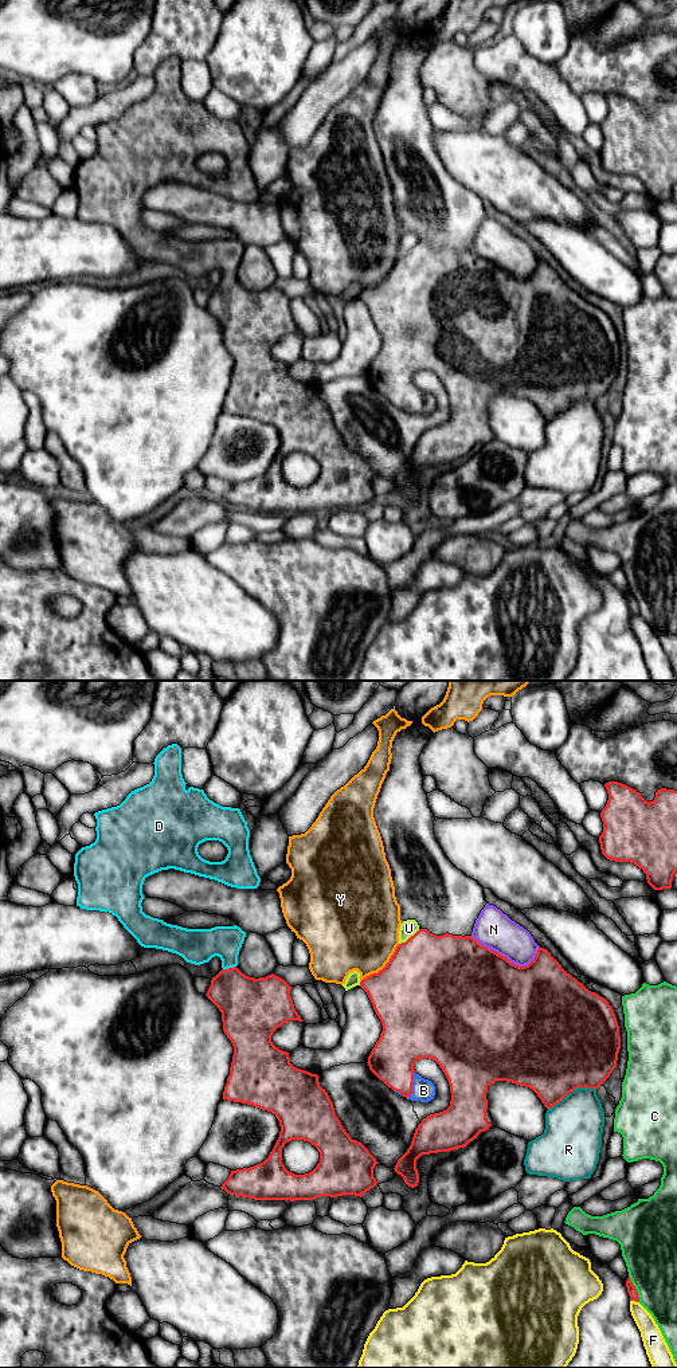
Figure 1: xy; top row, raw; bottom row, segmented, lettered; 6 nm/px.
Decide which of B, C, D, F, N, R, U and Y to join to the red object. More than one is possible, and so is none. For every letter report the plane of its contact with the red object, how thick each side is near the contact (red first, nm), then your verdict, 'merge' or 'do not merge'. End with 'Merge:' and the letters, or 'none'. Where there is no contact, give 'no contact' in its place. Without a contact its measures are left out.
B: xy | 280/140 nm | merge
C: xy | 60/320 nm | do not merge
D: xy | 320/200 nm | merge
F: xy | 60/120 nm | do not merge
N: xy | 500/220 nm | do not merge
R: xy | 500/340 nm | do not merge
U: xy | 480/100 nm | do not merge
Y: xy | 500/460 nm | do not merge
Merge: B, D

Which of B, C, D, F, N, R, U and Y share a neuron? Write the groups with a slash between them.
B D / C / F / N / R / U / Y

